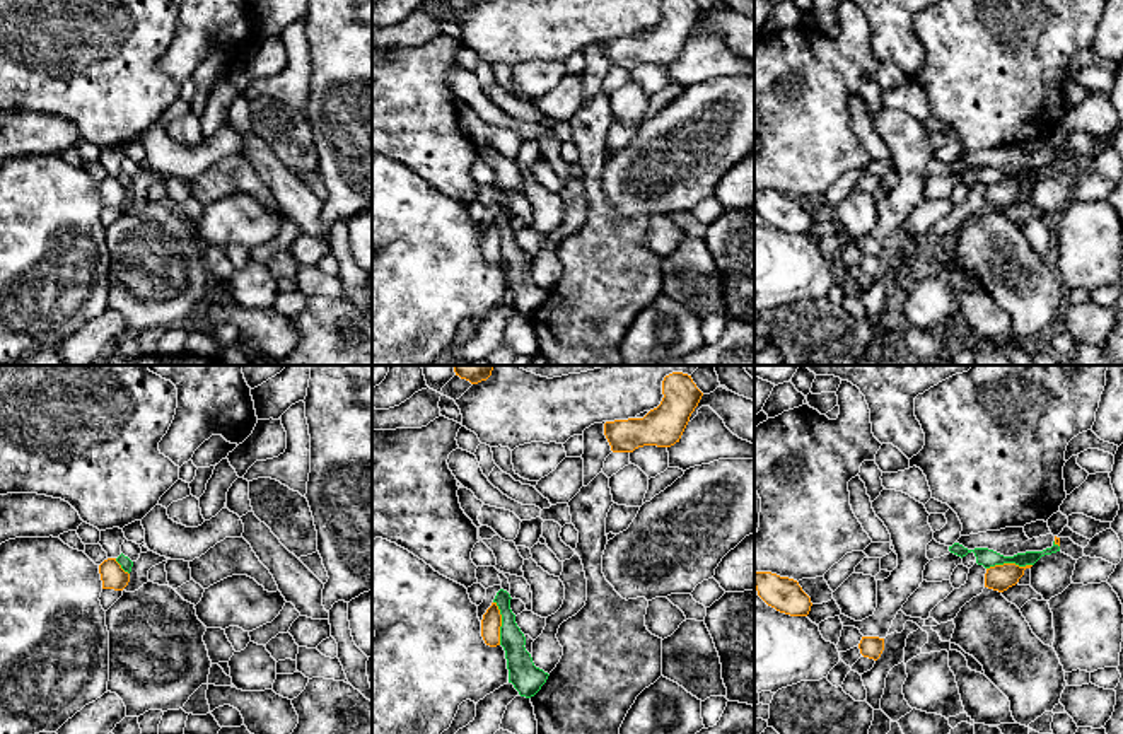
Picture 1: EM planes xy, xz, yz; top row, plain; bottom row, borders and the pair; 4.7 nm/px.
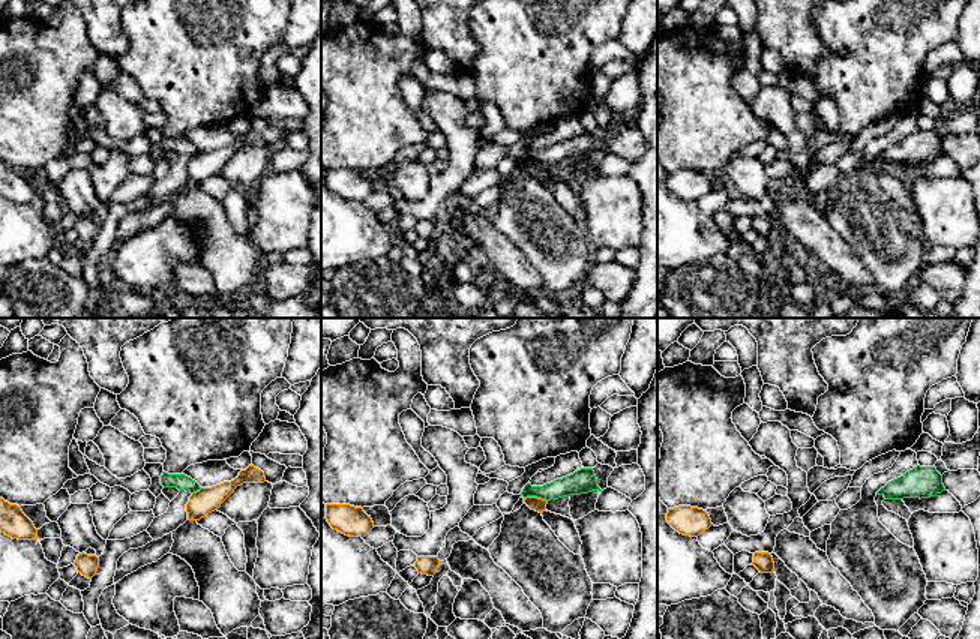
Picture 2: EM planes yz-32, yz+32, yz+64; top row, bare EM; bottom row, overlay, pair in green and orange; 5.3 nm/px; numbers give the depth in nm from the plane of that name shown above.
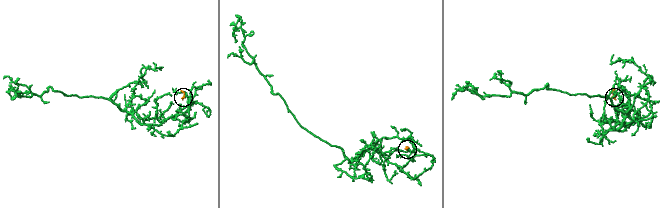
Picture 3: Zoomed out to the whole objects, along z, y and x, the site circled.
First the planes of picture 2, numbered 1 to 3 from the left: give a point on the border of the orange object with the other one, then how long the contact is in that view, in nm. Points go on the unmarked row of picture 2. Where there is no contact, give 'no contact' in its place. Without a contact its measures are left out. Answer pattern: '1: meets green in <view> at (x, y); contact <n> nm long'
1: meets green in yz-32 at (197, 153); contact 70 nm long
2: meets green in yz+32 at (536, 159); contact 130 nm long
3: no contact

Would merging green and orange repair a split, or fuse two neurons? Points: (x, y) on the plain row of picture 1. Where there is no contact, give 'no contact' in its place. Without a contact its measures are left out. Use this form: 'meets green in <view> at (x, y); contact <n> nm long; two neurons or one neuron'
meets green in yz at (1009, 180); contact 220 nm long; two neurons

